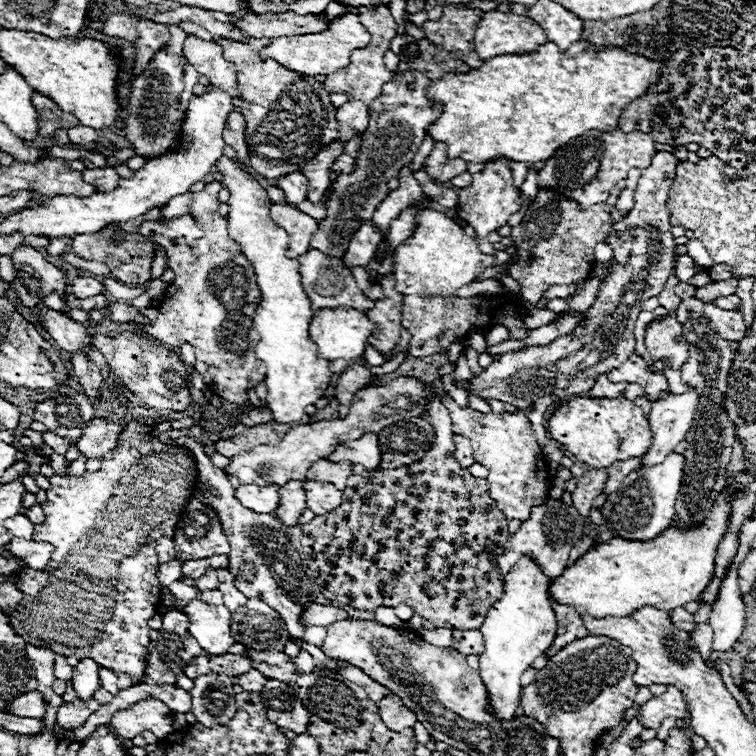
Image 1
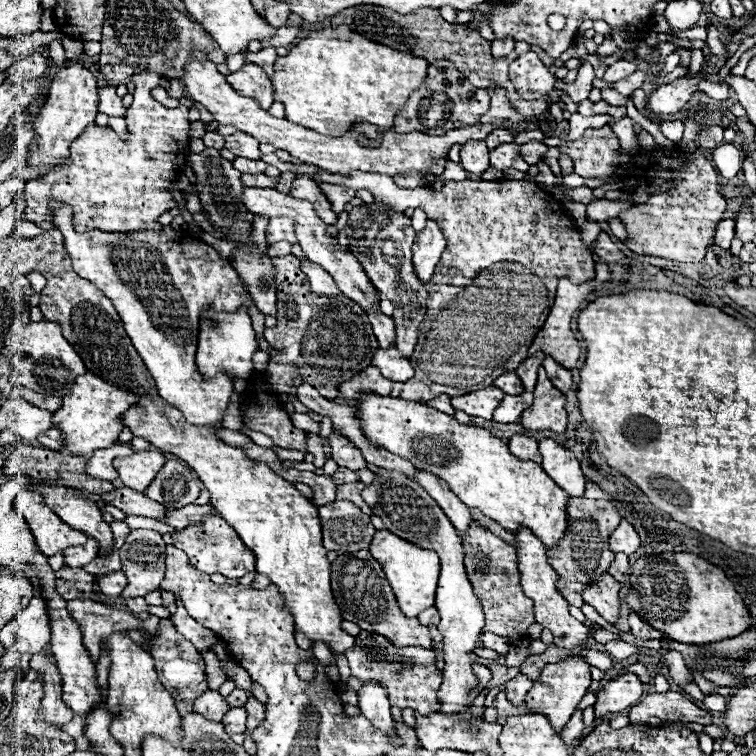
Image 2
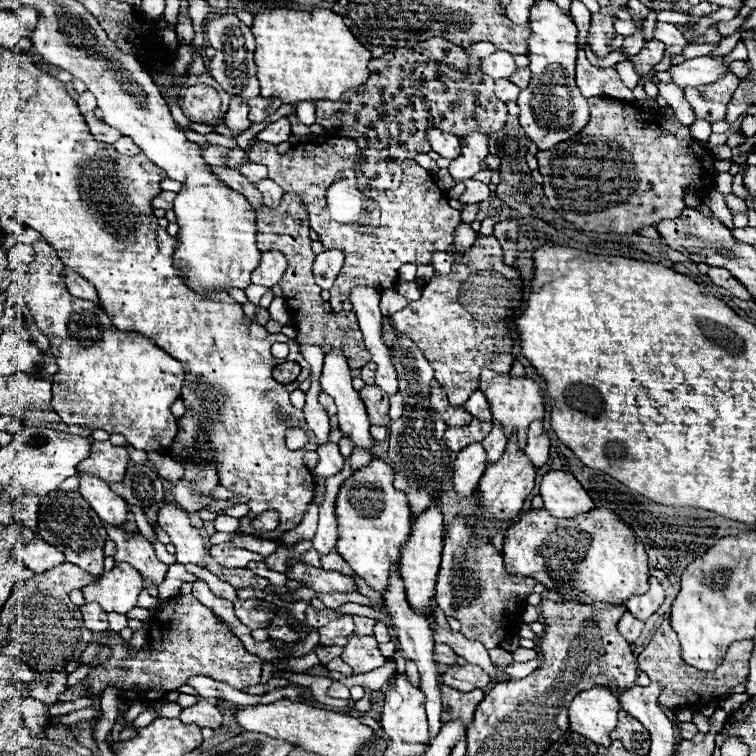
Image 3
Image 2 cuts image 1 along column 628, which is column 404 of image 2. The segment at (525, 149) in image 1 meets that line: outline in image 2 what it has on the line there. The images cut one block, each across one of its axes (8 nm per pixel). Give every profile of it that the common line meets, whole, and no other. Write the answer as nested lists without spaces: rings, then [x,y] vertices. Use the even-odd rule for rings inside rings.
[[[326,26],[274,62],[274,100],[286,106],[286,120],[320,134],[340,136],[358,120],[390,130],[396,112],[424,82],[426,68],[426,60],[356,36],[350,28]]]

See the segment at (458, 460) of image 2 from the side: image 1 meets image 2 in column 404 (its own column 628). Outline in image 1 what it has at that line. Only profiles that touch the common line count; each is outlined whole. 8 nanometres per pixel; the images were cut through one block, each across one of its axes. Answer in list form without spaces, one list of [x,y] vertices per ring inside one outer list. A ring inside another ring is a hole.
[[[572,398],[556,408],[548,420],[548,432],[580,462],[608,468],[618,460],[644,456],[652,446],[652,430],[640,406],[626,398]]]

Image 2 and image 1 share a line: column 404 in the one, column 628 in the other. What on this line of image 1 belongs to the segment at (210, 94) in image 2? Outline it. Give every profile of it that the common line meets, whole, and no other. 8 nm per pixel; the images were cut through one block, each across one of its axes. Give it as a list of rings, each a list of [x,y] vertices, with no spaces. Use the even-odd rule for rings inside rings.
[[[590,130],[582,136],[572,138],[568,144],[560,146],[546,160],[544,168],[538,170],[538,188],[552,190],[552,186],[556,186],[566,198],[578,202],[580,208],[588,210],[594,204],[606,202],[612,186],[618,180],[624,180],[630,168],[648,168],[654,154],[656,154],[654,140],[644,132],[624,134],[620,130],[612,132]]]

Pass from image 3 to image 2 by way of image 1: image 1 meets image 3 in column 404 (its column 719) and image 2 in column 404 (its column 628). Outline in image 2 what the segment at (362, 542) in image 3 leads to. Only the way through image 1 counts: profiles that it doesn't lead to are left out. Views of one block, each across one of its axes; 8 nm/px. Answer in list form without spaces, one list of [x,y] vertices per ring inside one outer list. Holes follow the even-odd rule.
[[[378,530],[370,542],[368,552],[384,568],[384,574],[386,574],[386,578],[396,594],[398,606],[404,612],[404,616],[416,618],[422,610],[434,606],[434,594],[436,594],[438,572],[440,572],[438,554],[434,550],[418,548],[412,542],[406,542],[388,530]]]

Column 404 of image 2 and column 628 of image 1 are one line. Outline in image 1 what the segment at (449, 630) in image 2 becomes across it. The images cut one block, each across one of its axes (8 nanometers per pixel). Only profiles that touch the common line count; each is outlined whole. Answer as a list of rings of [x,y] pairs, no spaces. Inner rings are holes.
[[[672,452],[672,456],[668,456],[668,460],[658,464],[656,468],[632,470],[624,478],[624,484],[620,484],[616,492],[608,494],[604,506],[600,508],[608,530],[612,530],[614,536],[640,542],[660,536],[674,520],[674,502],[680,492],[682,470],[684,470],[684,456],[676,452]]]

